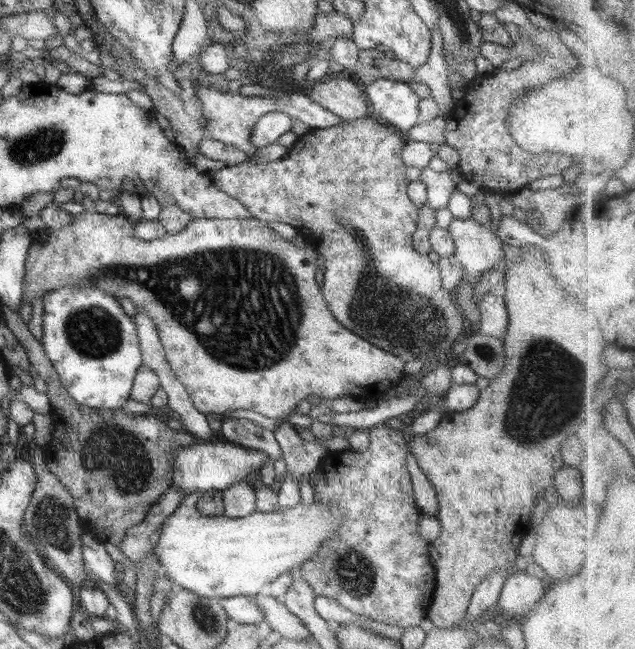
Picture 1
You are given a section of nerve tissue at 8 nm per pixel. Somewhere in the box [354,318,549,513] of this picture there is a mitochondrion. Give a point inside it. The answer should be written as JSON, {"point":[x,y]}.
{"point":[488,354]}

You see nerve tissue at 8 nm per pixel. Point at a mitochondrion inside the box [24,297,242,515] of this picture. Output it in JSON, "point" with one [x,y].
{"point":[118,454]}

